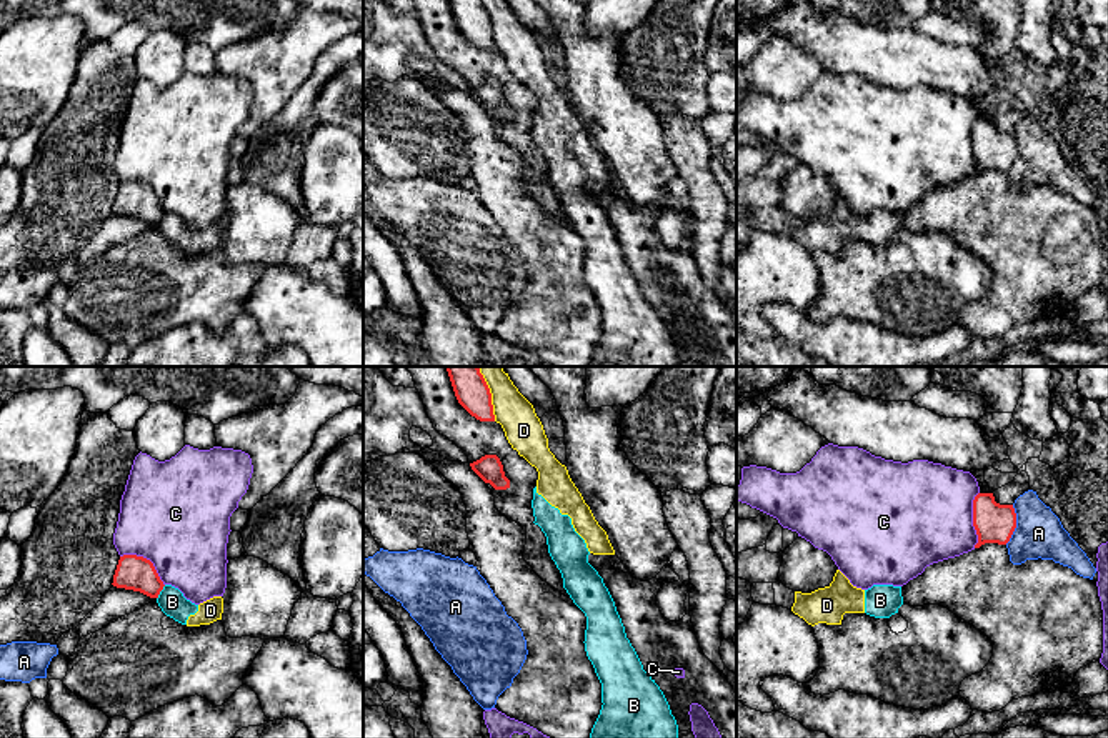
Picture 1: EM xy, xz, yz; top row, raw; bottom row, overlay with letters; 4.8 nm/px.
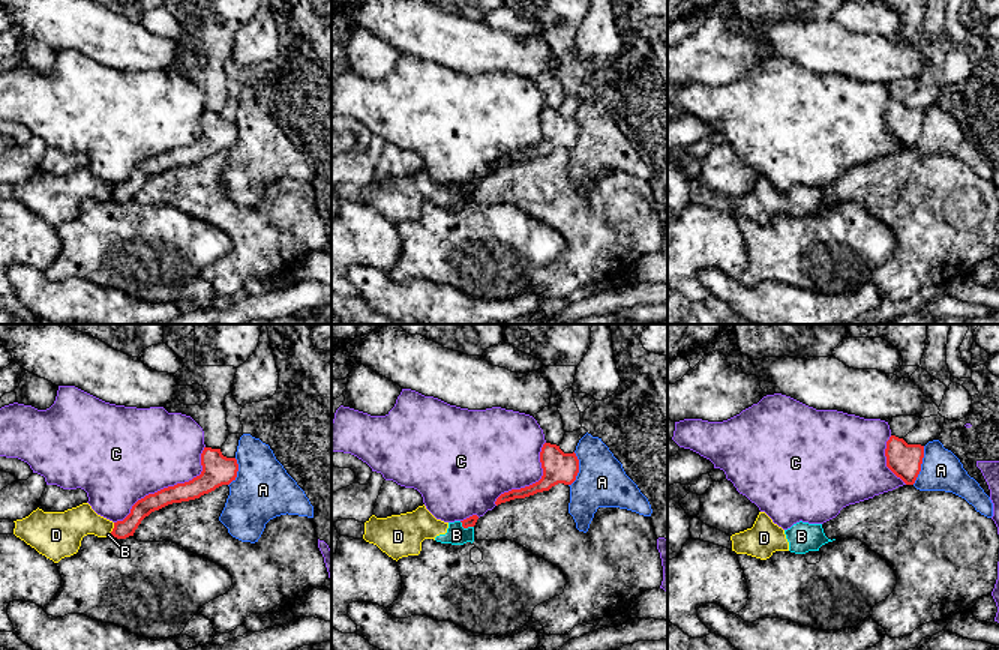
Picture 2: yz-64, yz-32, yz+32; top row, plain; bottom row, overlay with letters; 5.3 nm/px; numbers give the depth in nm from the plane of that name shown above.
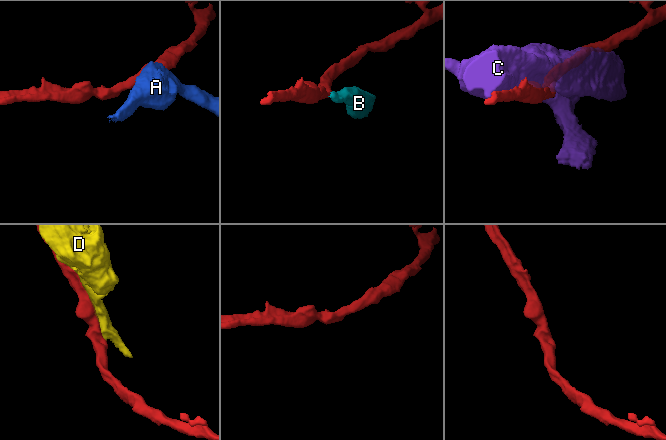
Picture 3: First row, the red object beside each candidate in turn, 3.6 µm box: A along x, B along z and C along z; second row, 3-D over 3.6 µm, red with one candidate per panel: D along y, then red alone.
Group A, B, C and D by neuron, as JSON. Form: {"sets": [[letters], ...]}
{"sets": [["A"], ["B", "D"], ["C"]]}

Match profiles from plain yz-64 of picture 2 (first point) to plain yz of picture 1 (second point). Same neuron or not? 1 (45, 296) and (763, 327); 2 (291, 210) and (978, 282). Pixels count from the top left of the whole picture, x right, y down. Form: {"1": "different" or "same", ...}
{"1": "different", "2": "different"}

